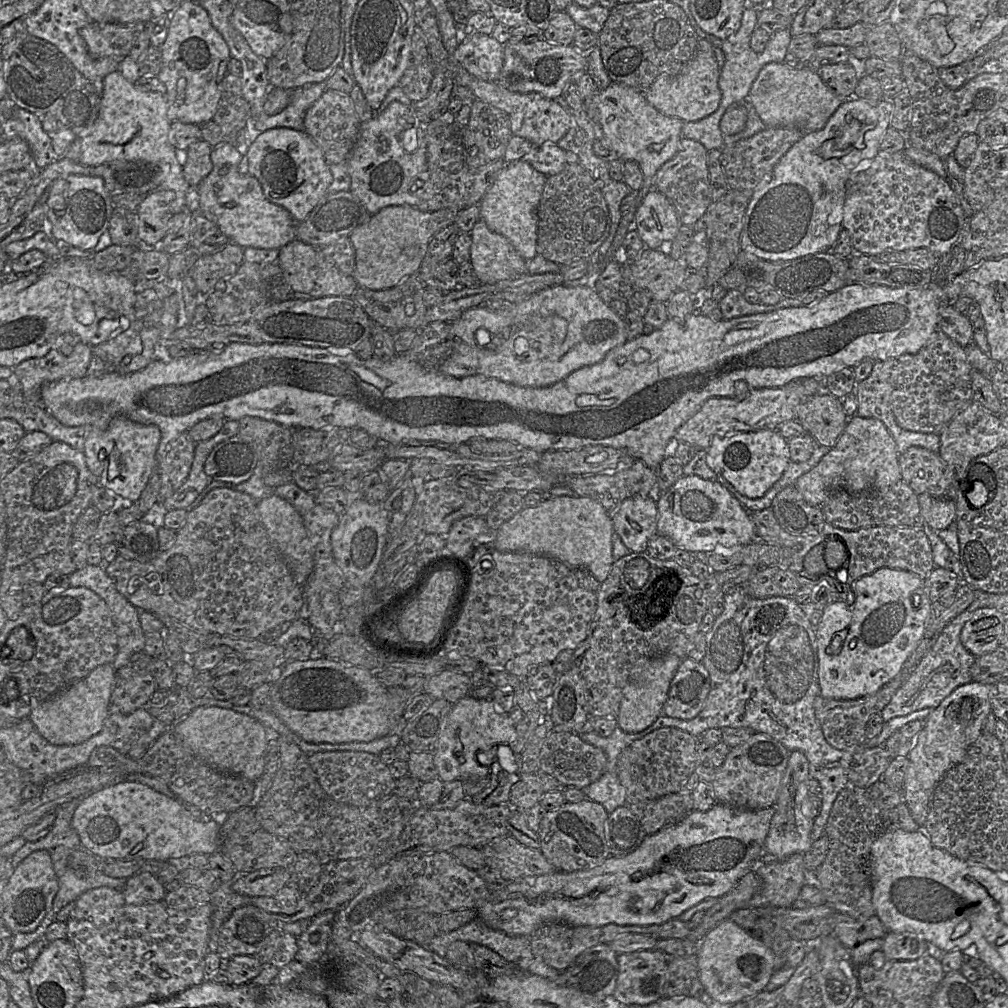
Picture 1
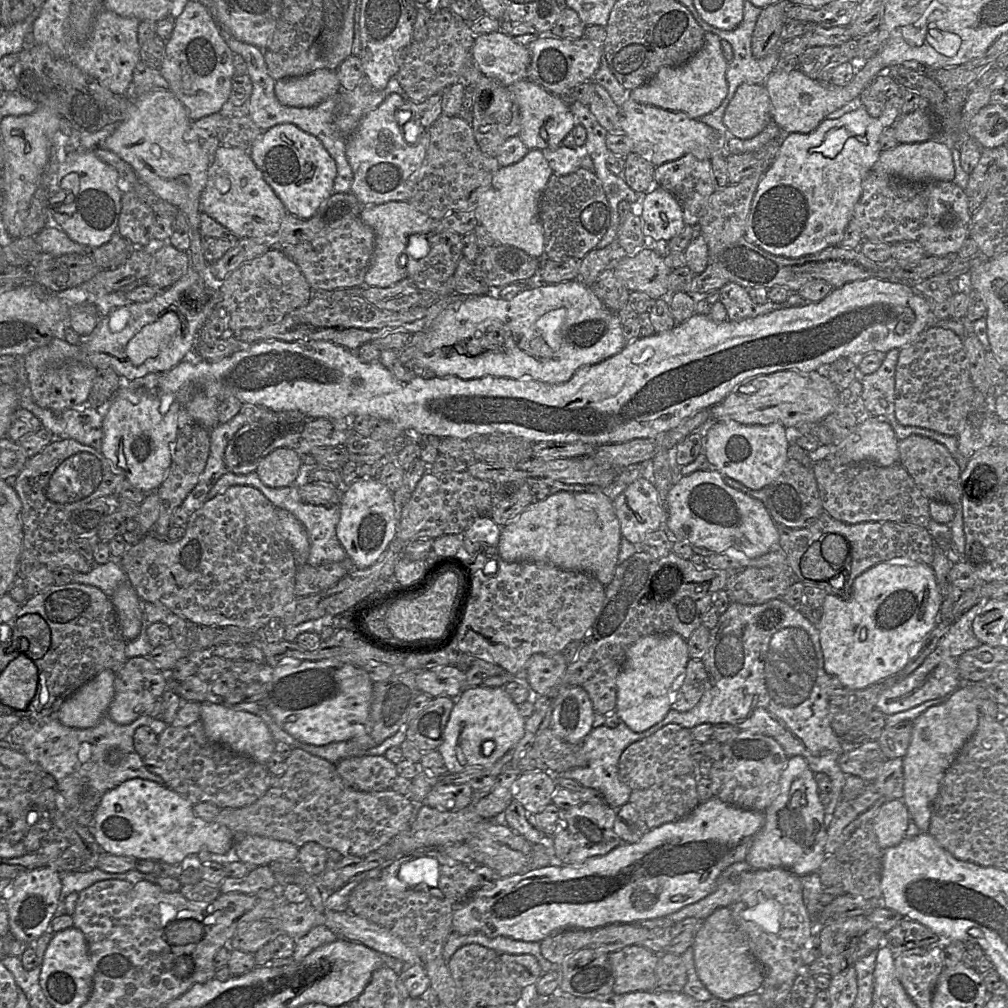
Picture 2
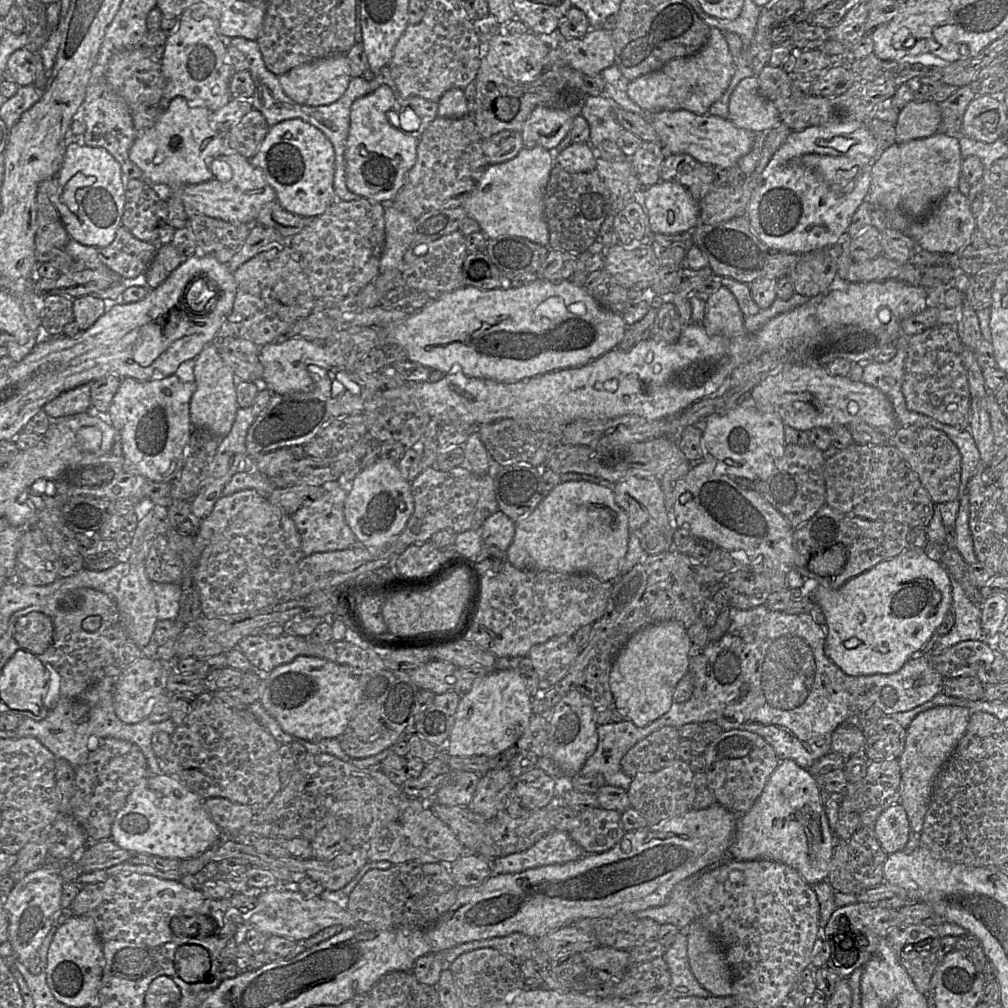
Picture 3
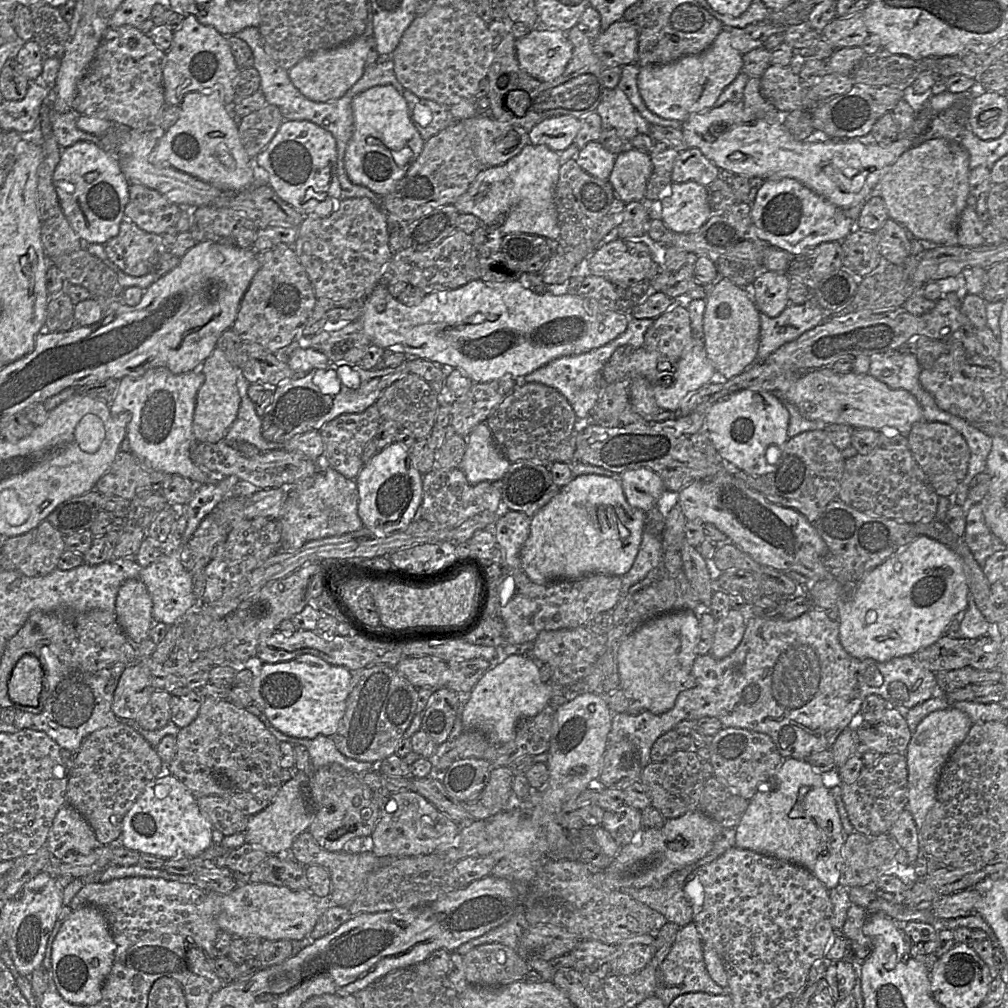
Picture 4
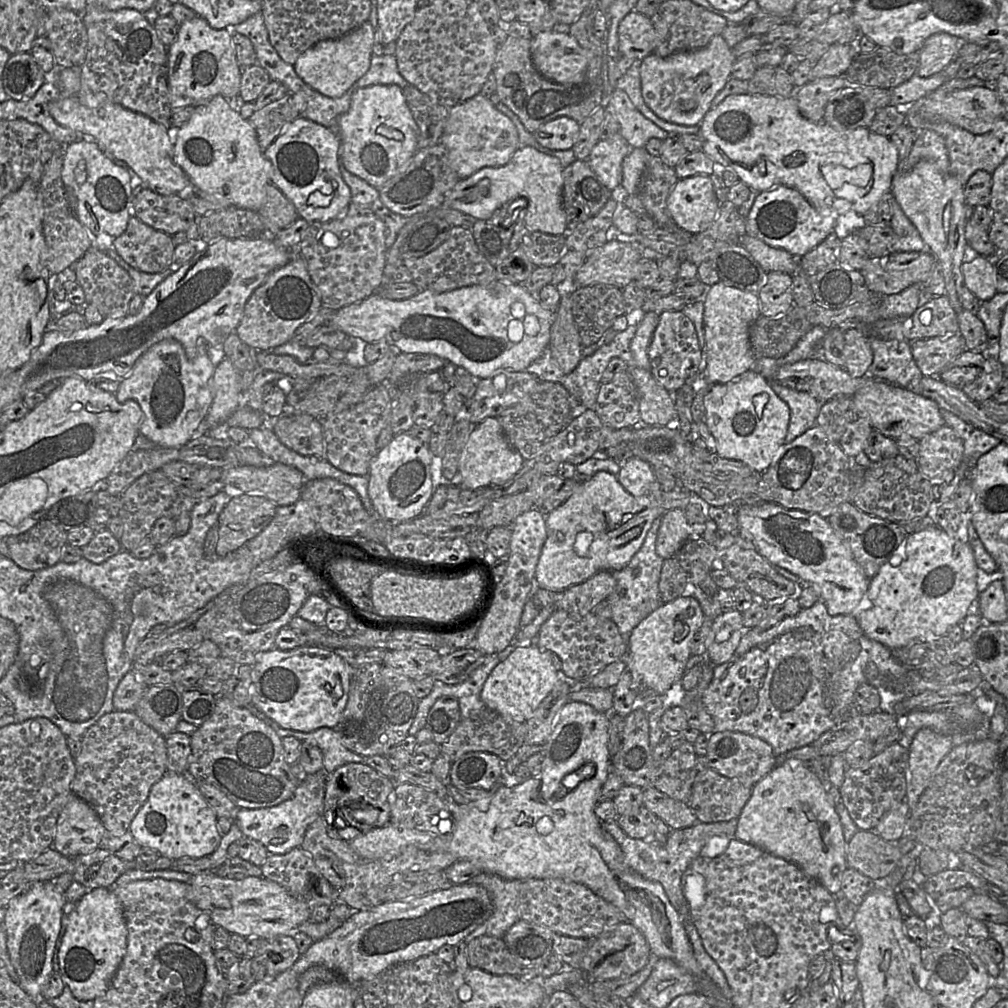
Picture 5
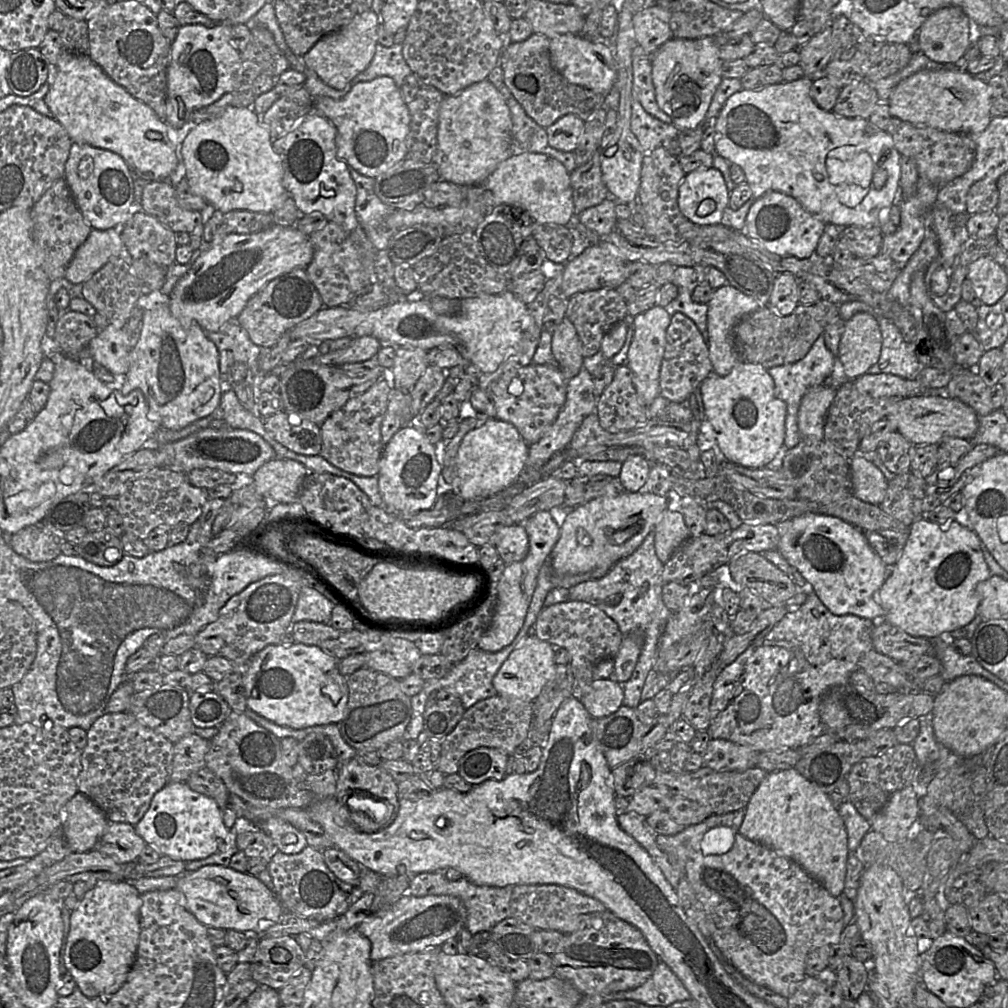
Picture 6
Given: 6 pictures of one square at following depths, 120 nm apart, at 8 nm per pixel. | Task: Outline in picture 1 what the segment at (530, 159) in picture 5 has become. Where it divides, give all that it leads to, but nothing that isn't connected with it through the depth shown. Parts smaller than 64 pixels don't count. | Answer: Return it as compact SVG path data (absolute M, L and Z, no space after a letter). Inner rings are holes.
M527 160L508 163L479 204L481 220L490 230L507 238L526 261L538 254L537 212L546 180L547 176L535 170Z

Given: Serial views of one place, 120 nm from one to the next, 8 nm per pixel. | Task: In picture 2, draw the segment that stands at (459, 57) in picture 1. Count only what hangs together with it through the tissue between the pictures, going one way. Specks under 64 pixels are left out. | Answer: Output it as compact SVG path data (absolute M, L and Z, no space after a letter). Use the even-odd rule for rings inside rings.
M500 31L476 36L471 56L483 75L504 86L527 79L528 47Z

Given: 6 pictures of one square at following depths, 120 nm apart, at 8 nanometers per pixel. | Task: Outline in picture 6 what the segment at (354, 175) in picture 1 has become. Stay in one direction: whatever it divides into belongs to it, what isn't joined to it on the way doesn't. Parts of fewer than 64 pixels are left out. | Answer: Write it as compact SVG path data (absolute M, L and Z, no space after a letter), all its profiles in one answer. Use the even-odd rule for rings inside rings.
M388 76L355 84L341 99L322 96L315 99L315 112L326 117L336 128L337 158L360 174L376 178L408 156L410 135L410 114L403 100L400 88Z

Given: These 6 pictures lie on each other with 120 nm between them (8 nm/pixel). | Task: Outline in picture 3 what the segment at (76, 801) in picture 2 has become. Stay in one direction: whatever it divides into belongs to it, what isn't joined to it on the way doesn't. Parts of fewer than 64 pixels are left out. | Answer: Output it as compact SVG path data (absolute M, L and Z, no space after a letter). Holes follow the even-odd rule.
M90 687L88 689L86 689L82 694L80 694L77 698L74 698L74 699L62 699L60 700L56 706L47 713L47 715L41 719L41 720L35 720L35 719L32 719L32 718L28 718L28 717L24 717L24 718L21 718L19 723L18 723L18 726L16 728L16 734L17 734L17 737L27 737L27 736L31 736L31 737L35 737L37 738L48 750L50 750L56 758L62 758L62 759L65 759L66 761L68 761L71 766L75 769L83 764L86 763L87 759L88 759L88 756L89 756L89 753L91 751L94 751L98 748L99 746L99 740L100 739L104 739L104 738L108 738L108 737L112 737L112 738L116 738L116 739L121 739L121 740L125 740L125 741L129 741L129 742L132 742L134 744L136 744L137 746L139 746L139 748L142 750L143 754L145 755L146 759L147 759L147 762L148 762L148 768L149 768L149 771L155 775L160 775L162 774L162 771L159 767L159 763L158 763L158 757L154 754L153 752L153 749L152 749L152 744L151 744L151 741L152 741L152 736L153 734L155 734L156 732L165 732L169 735L172 735L173 732L175 731L176 729L176 725L173 723L173 721L171 719L168 719L166 721L162 721L162 722L151 722L149 719L145 718L144 720L142 720L141 722L139 723L136 723L136 724L125 724L123 723L115 714L114 712L114 706L113 706L113 693L112 692L107 692L103 697L101 697L97 702L95 702L94 704L88 704L86 703L83 699L82 699L82 696L83 694L88 691L90 689Z

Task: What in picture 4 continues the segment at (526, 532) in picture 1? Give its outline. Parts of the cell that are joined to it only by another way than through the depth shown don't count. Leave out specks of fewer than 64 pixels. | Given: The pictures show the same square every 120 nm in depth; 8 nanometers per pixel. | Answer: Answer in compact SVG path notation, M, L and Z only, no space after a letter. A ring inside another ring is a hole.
M596 474L576 476L531 517L529 536L520 551L522 571L539 585L589 574L622 577L639 551L645 516L627 502L619 481Z

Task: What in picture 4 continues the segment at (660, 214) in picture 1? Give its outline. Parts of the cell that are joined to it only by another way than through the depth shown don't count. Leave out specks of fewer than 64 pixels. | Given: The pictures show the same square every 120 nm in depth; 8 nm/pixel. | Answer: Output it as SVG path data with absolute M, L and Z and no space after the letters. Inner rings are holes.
M695 181L673 182L660 202L661 220L674 232L695 232L713 214L708 201L707 186Z

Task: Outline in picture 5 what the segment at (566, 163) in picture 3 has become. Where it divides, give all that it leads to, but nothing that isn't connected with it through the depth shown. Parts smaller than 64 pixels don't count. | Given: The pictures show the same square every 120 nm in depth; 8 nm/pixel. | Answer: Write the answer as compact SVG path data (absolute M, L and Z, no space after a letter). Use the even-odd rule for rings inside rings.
M617 133L600 140L587 158L591 169L609 190L613 191L621 185L622 162L631 149L621 133Z

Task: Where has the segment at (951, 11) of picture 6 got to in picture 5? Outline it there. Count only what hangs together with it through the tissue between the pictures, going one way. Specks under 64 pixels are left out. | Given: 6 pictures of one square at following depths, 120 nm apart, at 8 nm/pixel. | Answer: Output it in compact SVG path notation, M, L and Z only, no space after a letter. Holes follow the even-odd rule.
M944 32L931 35L919 50L917 75L926 78L943 71L965 43L965 40Z

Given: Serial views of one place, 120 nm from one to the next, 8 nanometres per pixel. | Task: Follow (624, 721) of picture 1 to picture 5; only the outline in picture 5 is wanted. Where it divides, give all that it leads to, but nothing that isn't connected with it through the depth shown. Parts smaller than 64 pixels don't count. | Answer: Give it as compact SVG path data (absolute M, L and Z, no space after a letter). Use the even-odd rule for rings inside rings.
M680 596L662 604L630 633L627 639L626 668L639 688L644 687L663 696L674 683L680 682L686 673L686 664L691 654L691 642L701 627L704 614L694 596Z

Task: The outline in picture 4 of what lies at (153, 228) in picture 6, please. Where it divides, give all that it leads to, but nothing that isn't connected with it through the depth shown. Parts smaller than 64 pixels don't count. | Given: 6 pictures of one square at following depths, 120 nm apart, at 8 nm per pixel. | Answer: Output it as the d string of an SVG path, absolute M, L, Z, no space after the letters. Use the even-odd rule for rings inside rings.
M125 220L120 225L118 235L104 246L108 258L133 277L153 272L162 257L170 251L162 236L148 233L132 221Z

